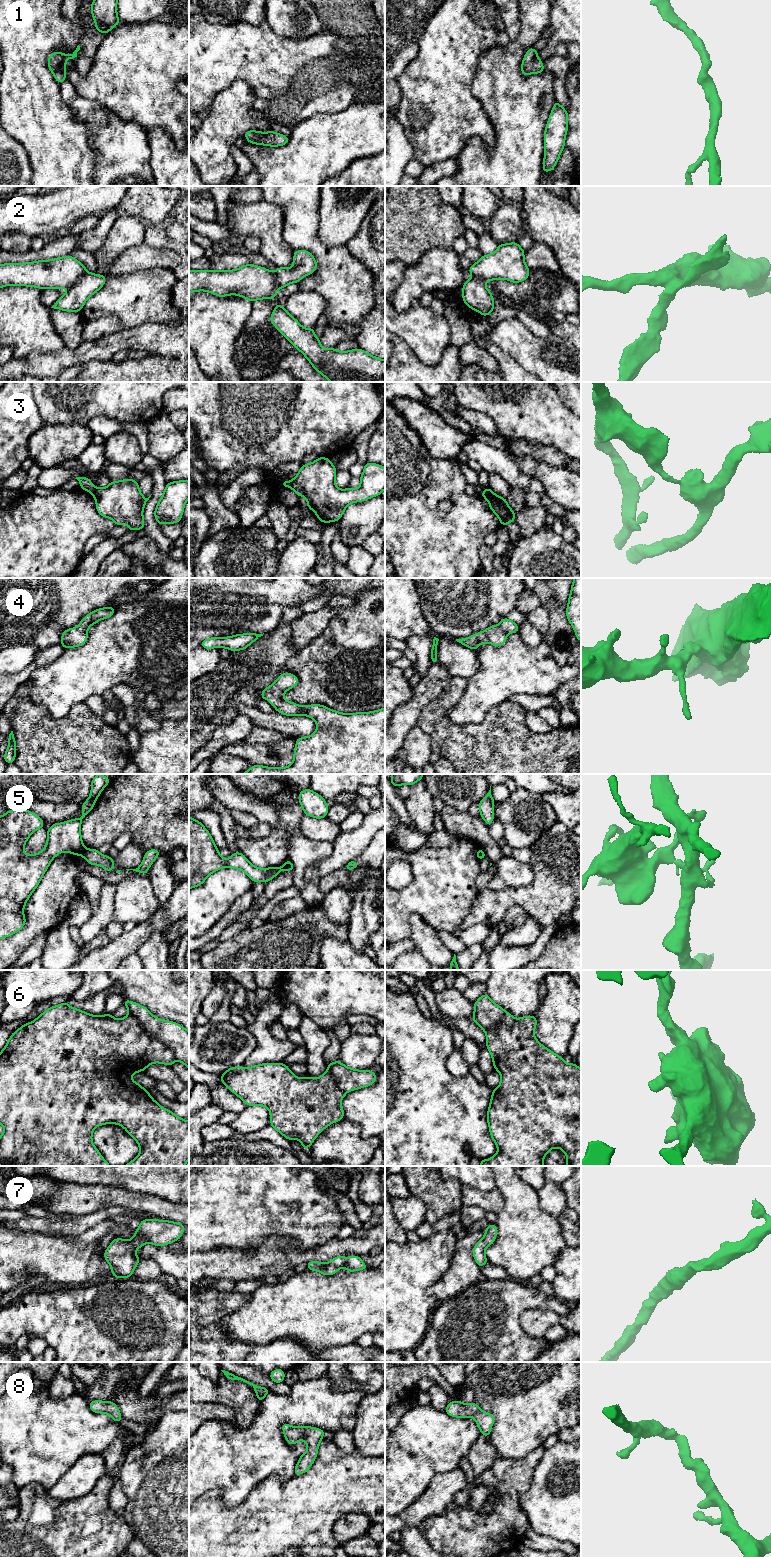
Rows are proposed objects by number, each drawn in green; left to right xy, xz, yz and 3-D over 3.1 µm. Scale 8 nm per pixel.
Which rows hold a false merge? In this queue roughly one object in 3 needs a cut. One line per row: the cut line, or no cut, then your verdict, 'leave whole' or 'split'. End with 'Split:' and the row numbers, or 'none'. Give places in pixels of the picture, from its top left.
1: cut none; leave whole
2: cut xy (86, 272), (68, 288); split
3: cut xy (96, 488), (92, 493); split
4: cut none; leave whole
5: cut xy (85, 849), (81, 854); split
6: cut none; leave whole
7: cut none; leave whole
8: cut none; leave whole
Split: 2, 3, 5

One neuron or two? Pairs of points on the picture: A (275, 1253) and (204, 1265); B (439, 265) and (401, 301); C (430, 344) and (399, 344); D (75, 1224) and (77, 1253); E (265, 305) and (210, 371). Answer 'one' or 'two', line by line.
A: one
B: one
C: two
D: two
E: two

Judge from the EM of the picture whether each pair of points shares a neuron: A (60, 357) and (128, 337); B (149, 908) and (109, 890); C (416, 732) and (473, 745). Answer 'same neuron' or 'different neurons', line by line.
A: same neuron
B: different neurons
C: different neurons

